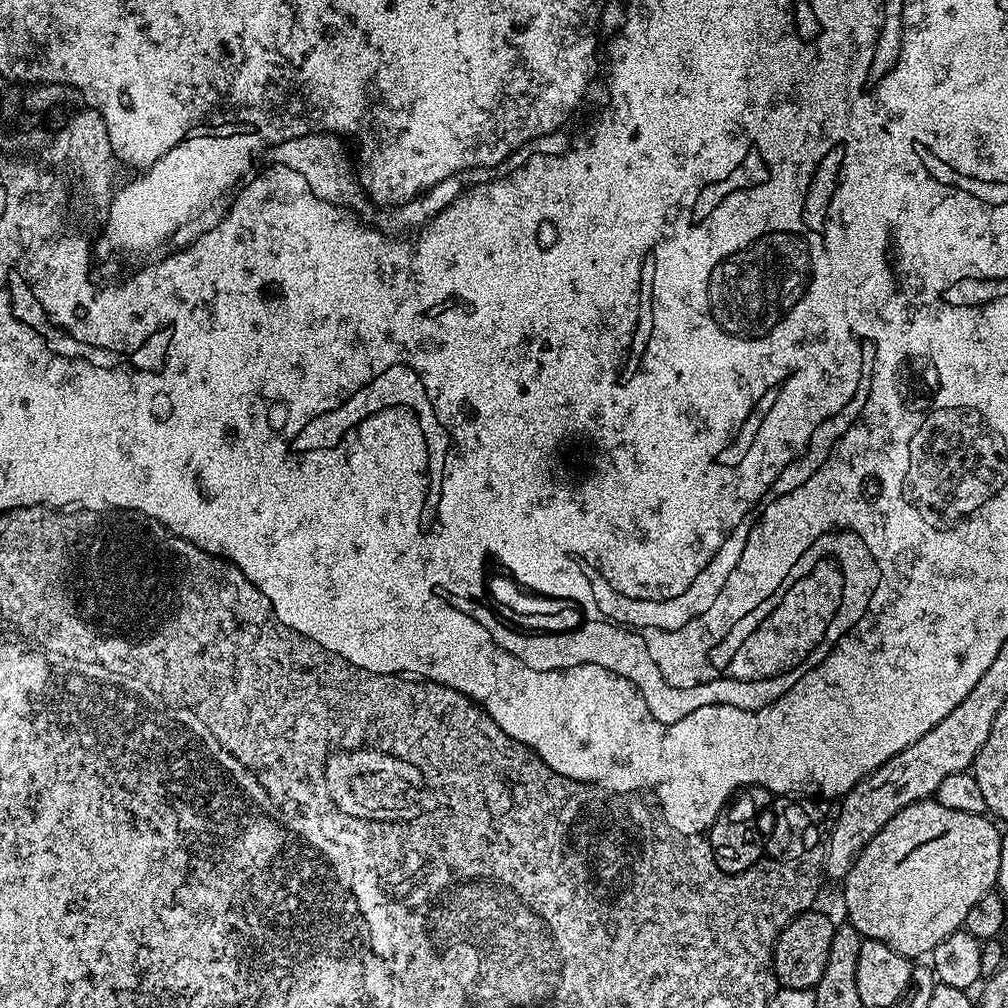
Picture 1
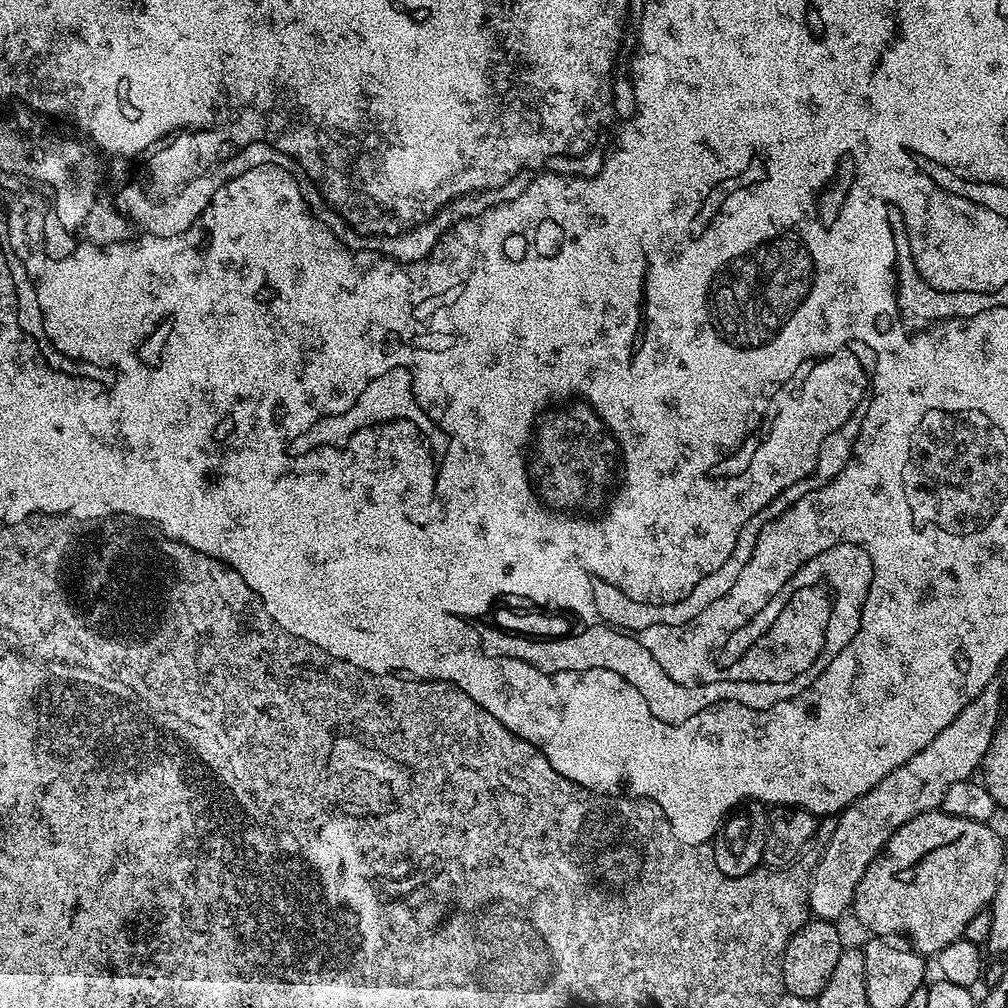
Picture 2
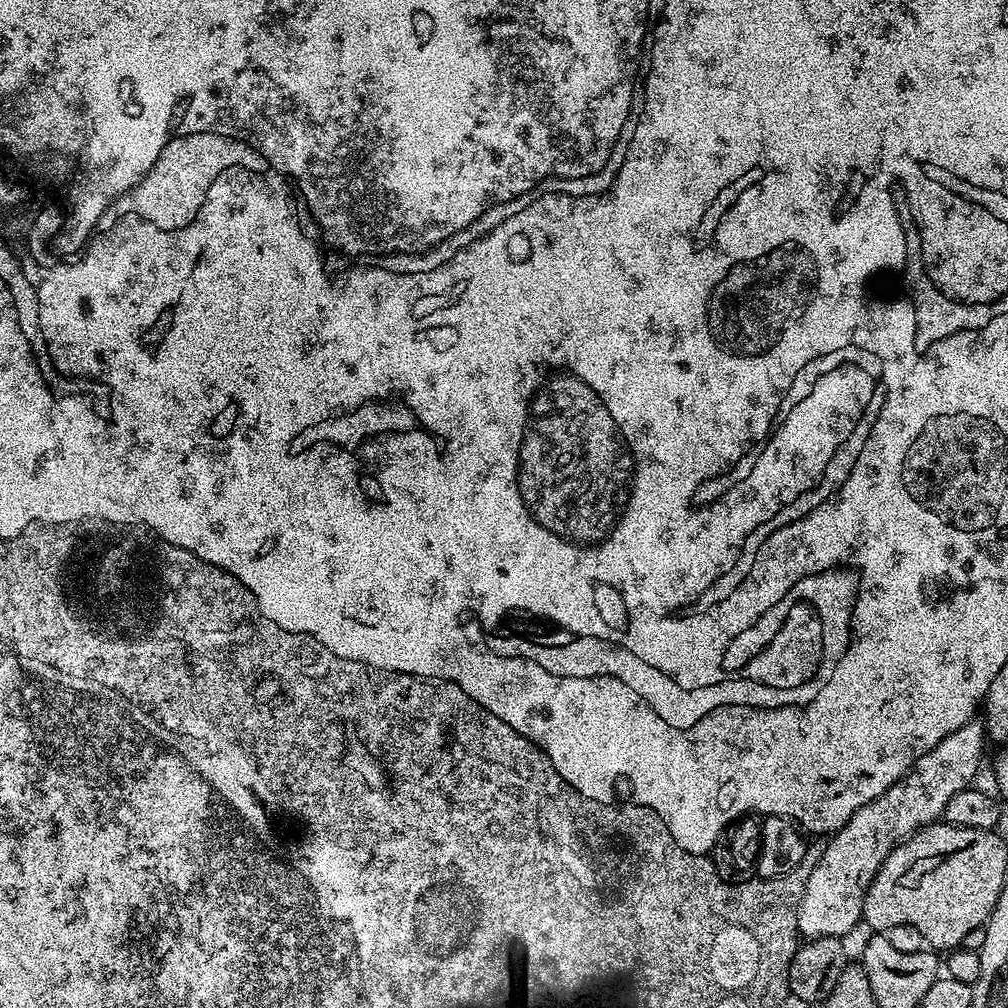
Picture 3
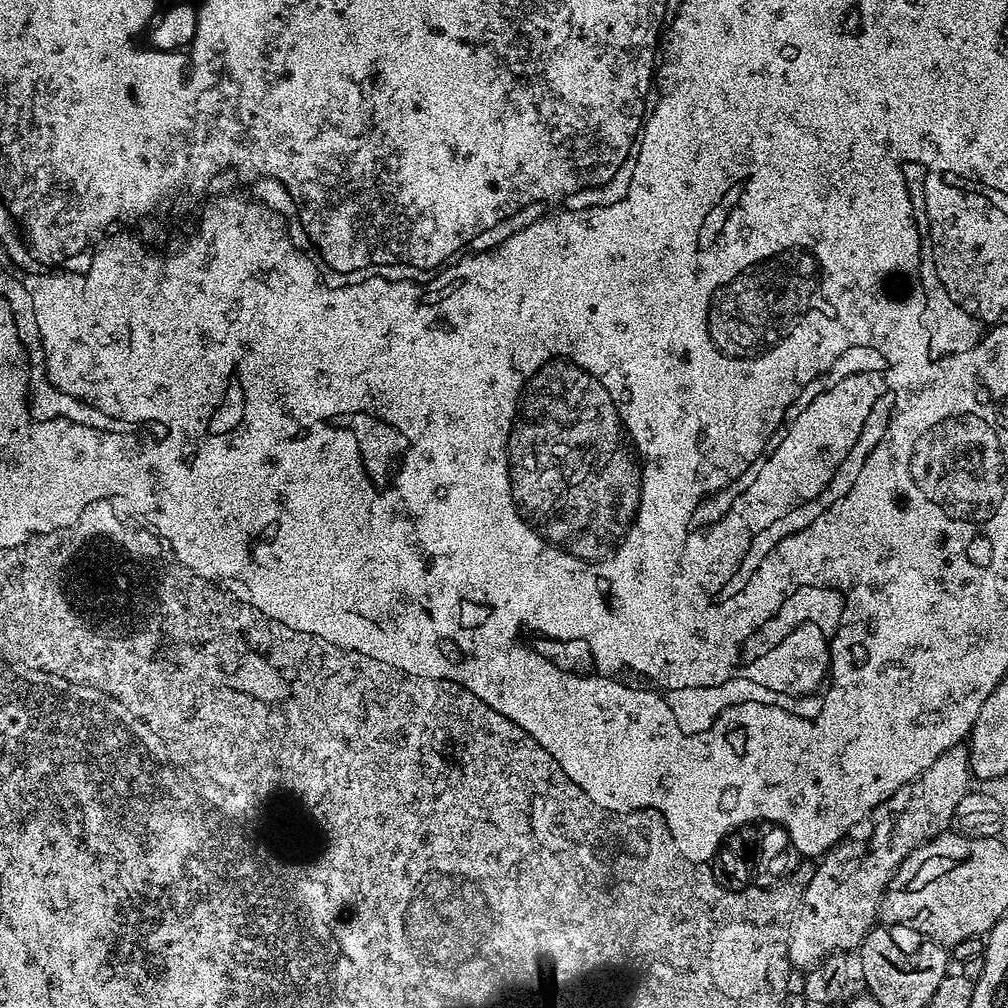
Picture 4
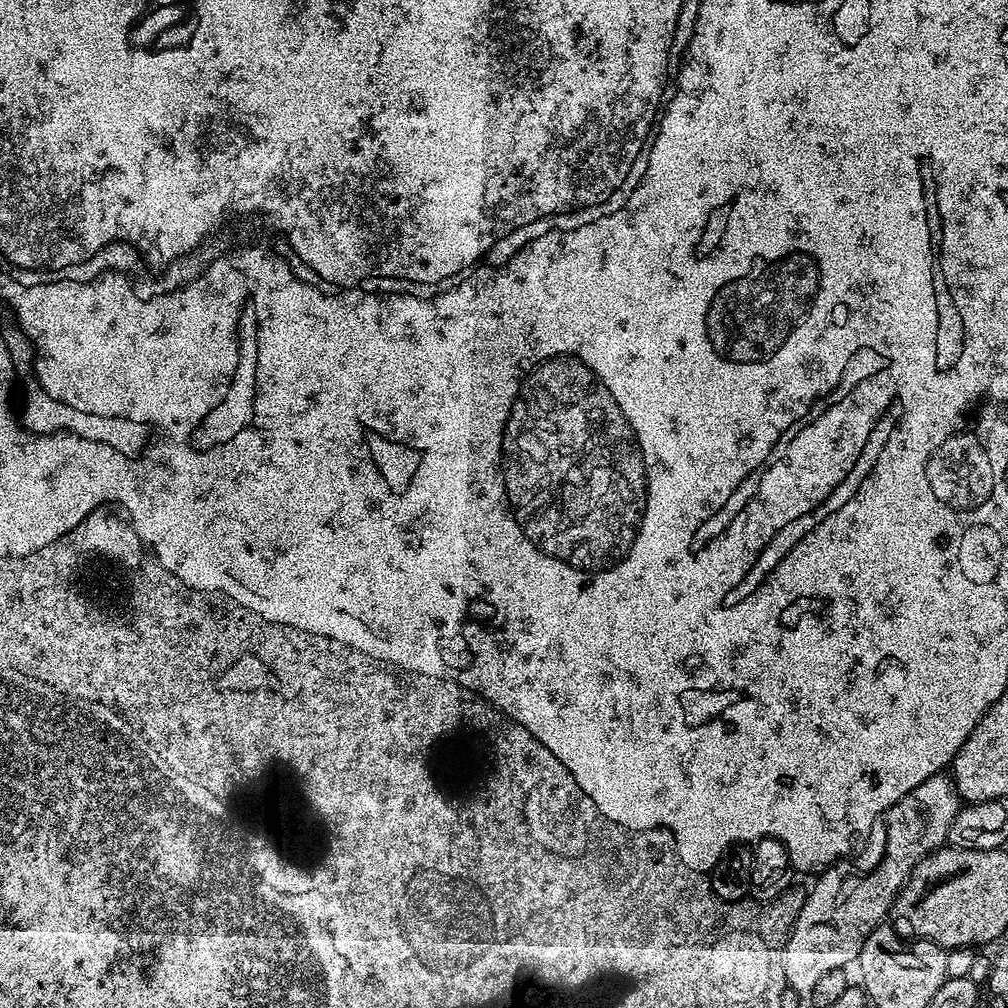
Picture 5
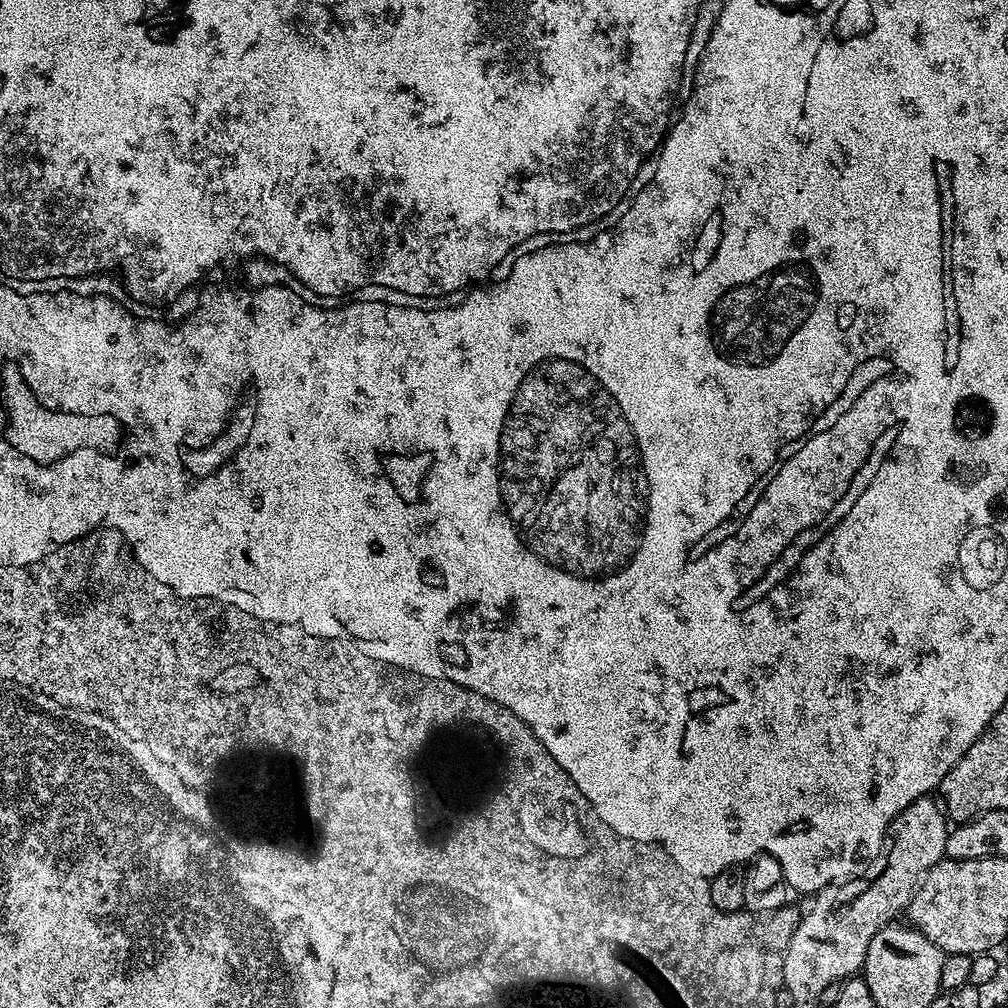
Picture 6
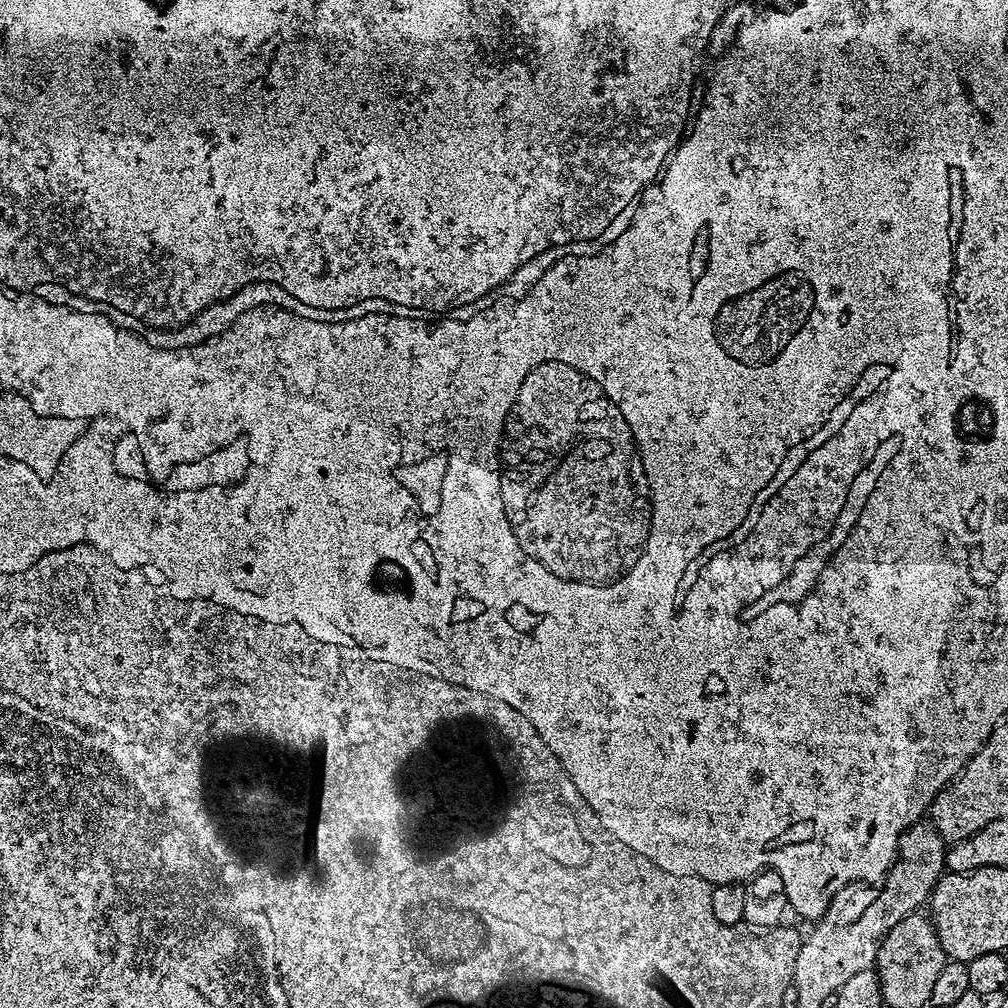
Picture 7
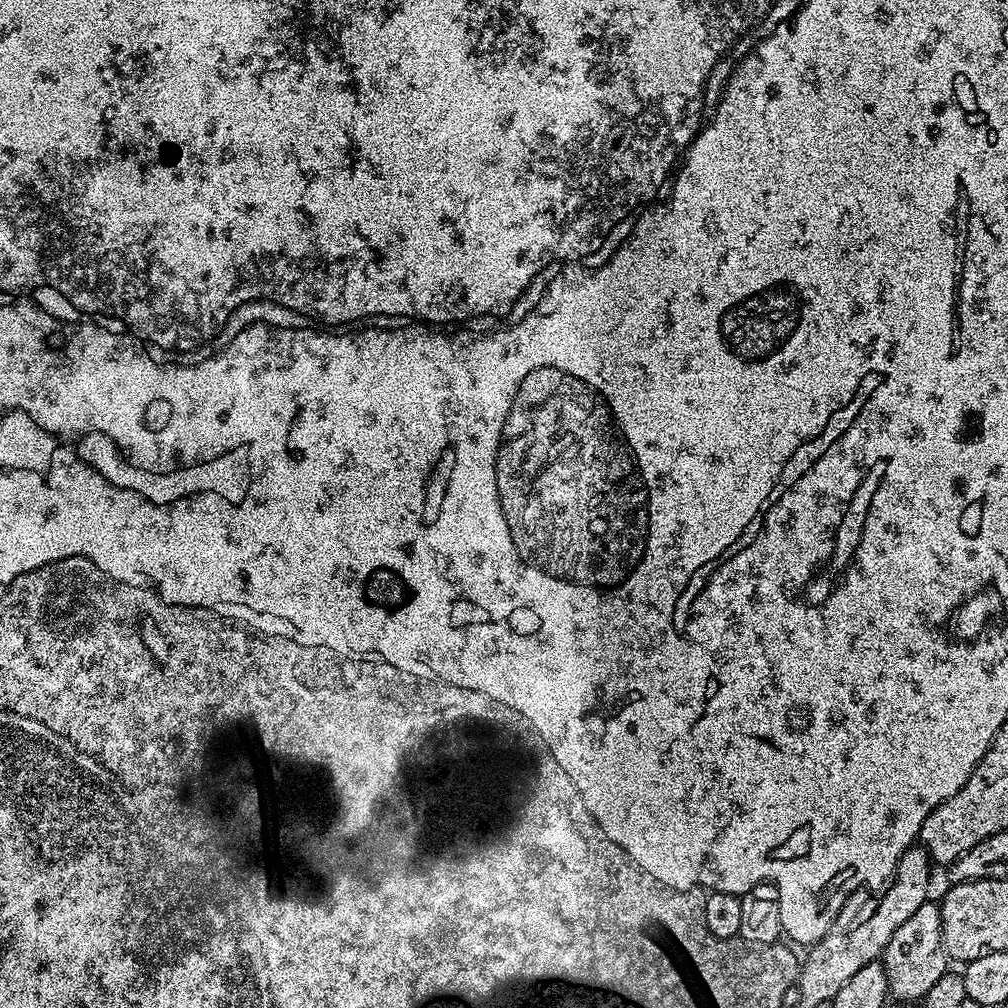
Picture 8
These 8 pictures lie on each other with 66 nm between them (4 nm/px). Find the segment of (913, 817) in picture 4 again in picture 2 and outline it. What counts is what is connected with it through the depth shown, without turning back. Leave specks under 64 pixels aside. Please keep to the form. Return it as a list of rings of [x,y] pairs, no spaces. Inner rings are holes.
[[[996,682],[987,684],[982,694],[978,694],[978,698],[974,698],[970,706],[966,706],[966,710],[962,710],[962,714],[958,714],[958,718],[954,718],[954,722],[950,722],[950,726],[946,726],[930,746],[926,746],[926,750],[918,750],[914,758],[886,774],[878,786],[862,794],[862,798],[835,817],[836,829],[829,834],[828,845],[808,884],[808,907],[813,917],[839,921],[839,916],[852,907],[854,890],[862,874],[866,874],[870,862],[874,862],[888,839],[903,824],[910,822],[910,818],[923,812],[937,811],[942,798],[946,798],[946,790],[950,790],[954,782],[970,780],[977,775],[1002,715],[998,685]]]

